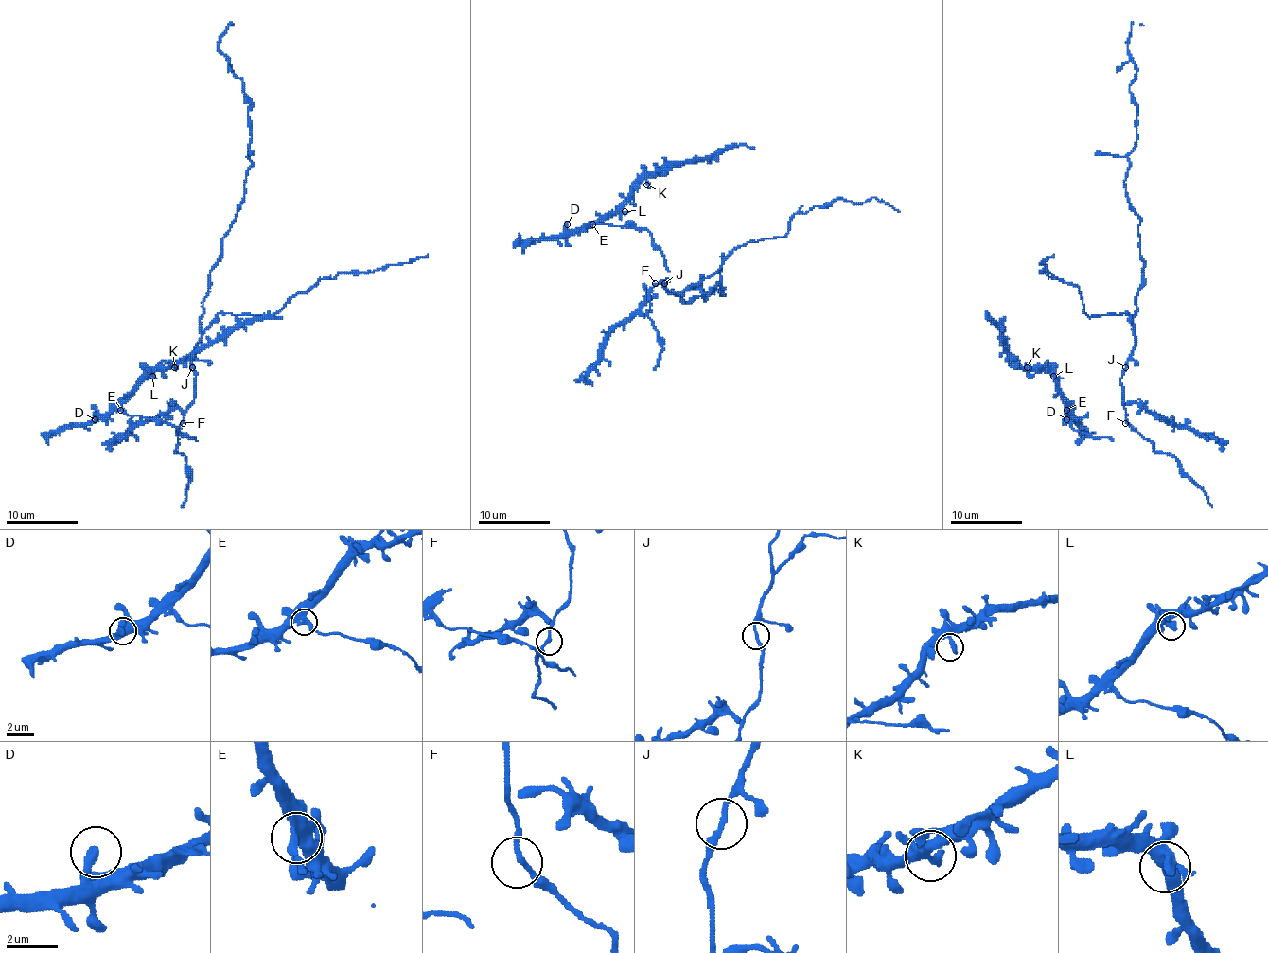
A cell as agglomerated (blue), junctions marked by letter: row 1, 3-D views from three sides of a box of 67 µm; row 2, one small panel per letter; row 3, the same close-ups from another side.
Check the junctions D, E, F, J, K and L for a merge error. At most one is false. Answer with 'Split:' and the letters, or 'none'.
Split: E

